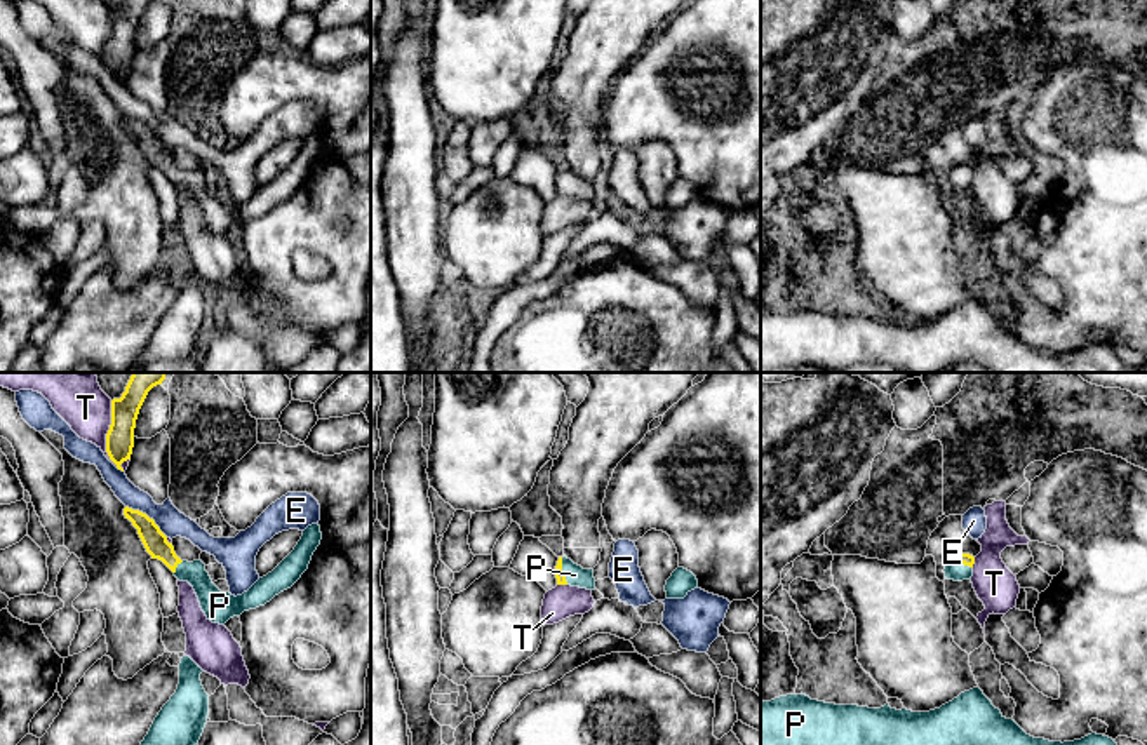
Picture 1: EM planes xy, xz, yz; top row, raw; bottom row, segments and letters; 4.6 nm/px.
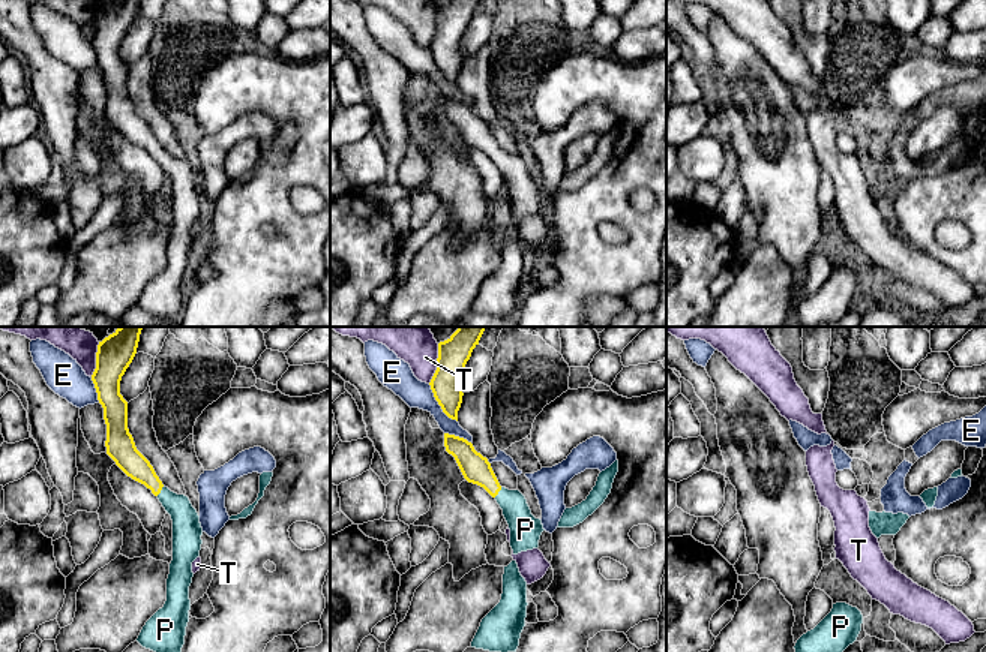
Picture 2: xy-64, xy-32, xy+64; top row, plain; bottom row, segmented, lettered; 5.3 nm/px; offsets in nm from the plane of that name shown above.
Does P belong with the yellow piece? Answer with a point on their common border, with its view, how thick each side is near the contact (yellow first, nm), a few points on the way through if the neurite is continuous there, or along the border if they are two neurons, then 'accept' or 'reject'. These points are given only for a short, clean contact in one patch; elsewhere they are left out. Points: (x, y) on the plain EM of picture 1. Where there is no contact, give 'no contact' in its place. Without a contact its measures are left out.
contact xz (561, 181); calibres 50 and 100 nm; way xz (561, 188), (561, 181), (575, 185); accept

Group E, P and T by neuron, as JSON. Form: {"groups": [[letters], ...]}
{"groups": [["E"], ["P"], ["T"]]}

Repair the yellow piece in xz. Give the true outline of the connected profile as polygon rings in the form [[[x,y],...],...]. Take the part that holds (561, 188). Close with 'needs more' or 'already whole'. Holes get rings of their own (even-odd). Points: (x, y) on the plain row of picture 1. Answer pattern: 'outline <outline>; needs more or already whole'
outline [[[566,165],[559,167],[557,171],[555,188],[557,188],[557,195],[571,195],[587,200],[595,200],[594,179],[583,179]]]; needs more

